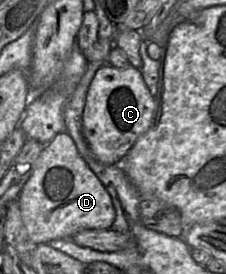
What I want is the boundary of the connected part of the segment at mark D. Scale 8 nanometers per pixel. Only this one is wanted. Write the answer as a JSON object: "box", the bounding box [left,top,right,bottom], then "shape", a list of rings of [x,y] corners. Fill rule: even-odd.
{"box":[17,132,116,245],"shape":[[[67,132],[58,134],[52,142],[44,145],[34,171],[22,188],[17,201],[29,241],[34,245],[47,244],[58,239],[71,239],[82,230],[110,230],[116,217],[109,193],[81,157]]]}

